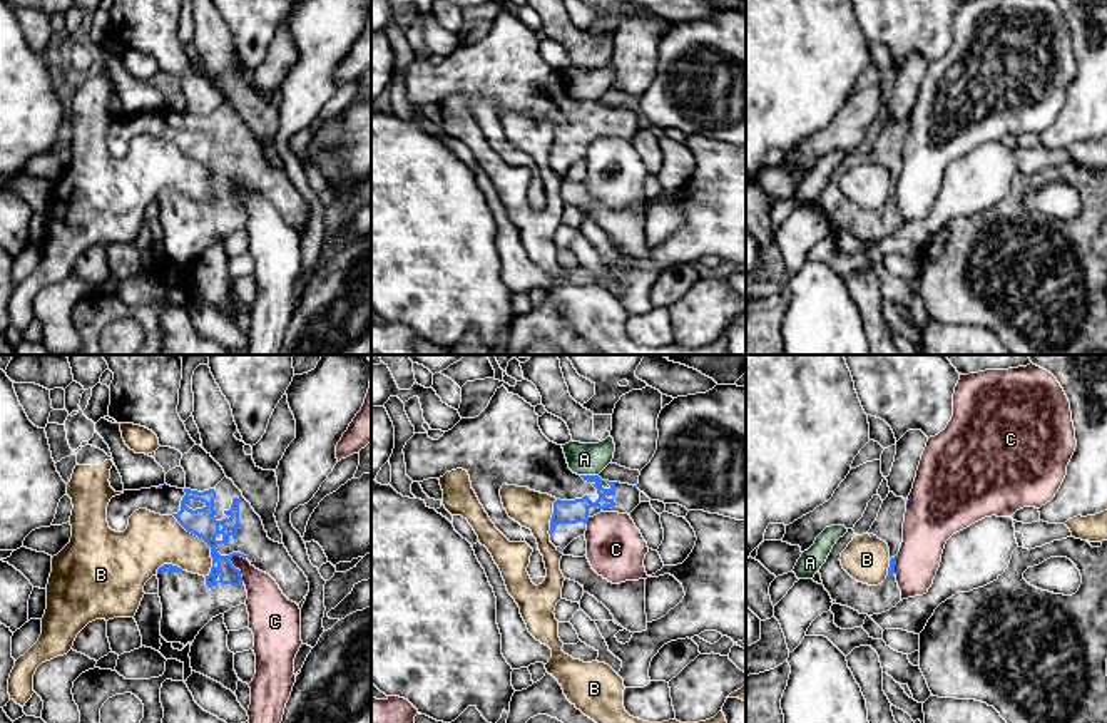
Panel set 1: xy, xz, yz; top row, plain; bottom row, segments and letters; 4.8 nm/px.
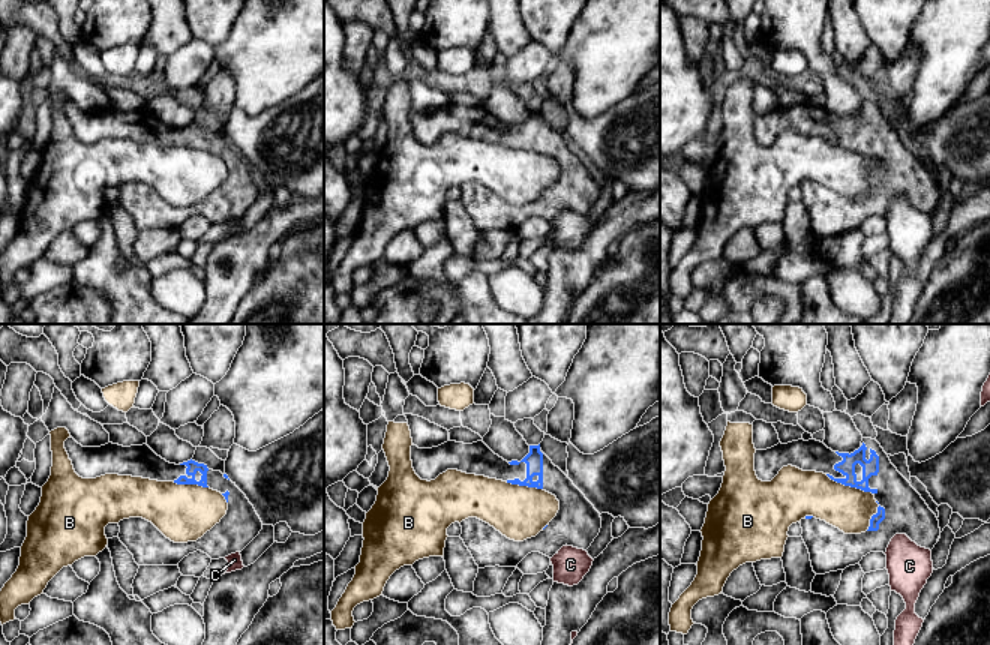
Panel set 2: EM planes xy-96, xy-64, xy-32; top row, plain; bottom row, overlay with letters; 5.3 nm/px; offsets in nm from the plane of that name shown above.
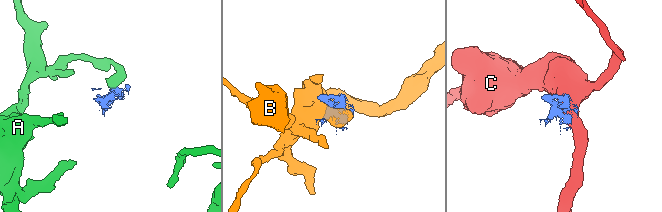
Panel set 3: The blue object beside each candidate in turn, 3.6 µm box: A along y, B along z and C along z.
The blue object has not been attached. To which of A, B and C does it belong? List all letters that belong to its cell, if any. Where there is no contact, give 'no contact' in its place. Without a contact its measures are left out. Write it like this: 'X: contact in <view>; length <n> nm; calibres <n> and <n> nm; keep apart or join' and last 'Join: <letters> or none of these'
A: contact in xz; length 90 nm; calibres 110 and 160 nm; keep apart
B: contact in xy; length 340 nm; calibres 140 and 260 nm; keep apart
C: contact in xy; length 140 nm; calibres 120 and 200 nm; keep apart
Join: none of these

